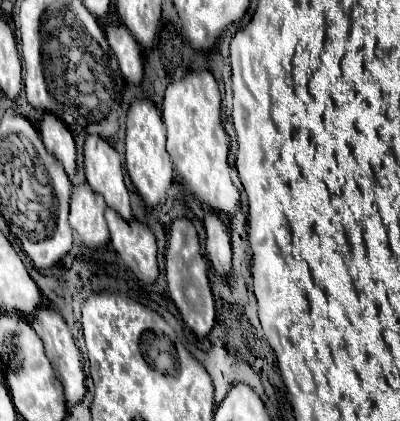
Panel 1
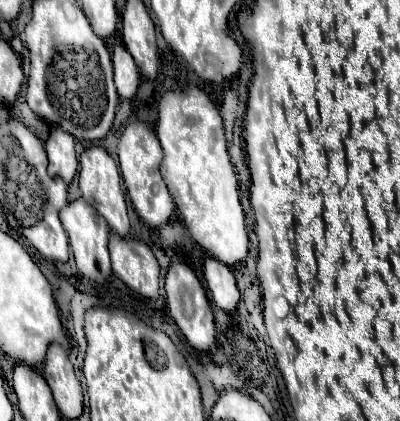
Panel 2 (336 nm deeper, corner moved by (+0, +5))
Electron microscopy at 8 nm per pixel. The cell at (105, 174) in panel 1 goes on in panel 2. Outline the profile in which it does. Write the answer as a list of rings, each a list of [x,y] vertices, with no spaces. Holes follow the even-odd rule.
[[[90,147],[80,155],[80,165],[82,165],[82,169],[80,169],[80,191],[82,191],[84,201],[88,201],[90,205],[96,207],[96,211],[108,221],[112,231],[126,237],[130,231],[130,223],[128,223],[126,197],[122,191],[122,179],[120,179],[116,161],[108,155],[106,149]]]

